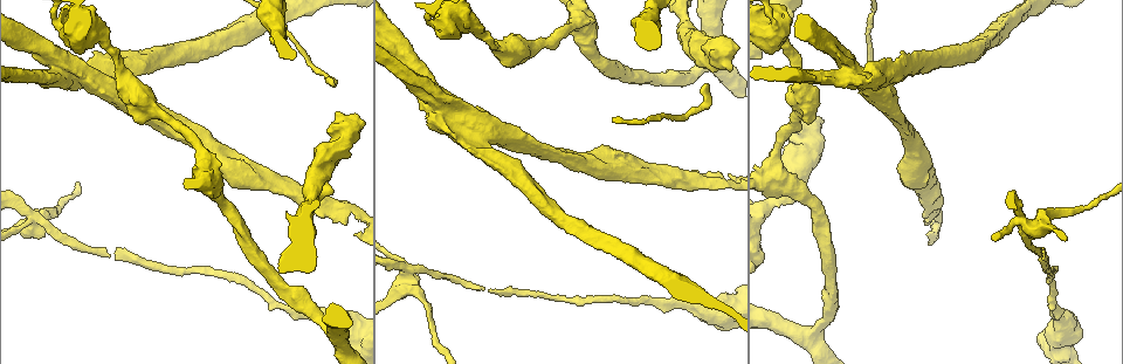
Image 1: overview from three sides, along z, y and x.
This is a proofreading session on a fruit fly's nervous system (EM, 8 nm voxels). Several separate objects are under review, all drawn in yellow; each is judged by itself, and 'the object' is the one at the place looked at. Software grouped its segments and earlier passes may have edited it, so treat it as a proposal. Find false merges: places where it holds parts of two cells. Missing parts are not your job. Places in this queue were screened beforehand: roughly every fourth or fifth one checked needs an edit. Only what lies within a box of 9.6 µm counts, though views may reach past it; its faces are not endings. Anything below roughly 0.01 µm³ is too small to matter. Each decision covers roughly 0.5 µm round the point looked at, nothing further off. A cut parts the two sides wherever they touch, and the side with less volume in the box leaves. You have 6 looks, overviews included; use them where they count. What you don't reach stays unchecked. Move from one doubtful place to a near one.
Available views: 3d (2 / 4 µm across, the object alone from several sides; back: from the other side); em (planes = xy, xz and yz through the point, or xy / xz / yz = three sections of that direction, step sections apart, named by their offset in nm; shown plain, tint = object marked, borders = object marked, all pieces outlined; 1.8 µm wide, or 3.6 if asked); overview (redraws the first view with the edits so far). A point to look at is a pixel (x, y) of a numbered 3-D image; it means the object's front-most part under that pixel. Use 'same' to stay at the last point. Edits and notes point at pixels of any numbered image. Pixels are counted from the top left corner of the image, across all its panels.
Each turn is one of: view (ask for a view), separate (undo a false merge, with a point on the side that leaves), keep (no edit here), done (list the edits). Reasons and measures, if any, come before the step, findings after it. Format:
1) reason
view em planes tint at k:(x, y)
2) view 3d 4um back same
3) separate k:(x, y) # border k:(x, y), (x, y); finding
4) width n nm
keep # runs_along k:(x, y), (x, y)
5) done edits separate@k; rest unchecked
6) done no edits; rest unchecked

thick turns thin
view em 3.6um planes plain at 1:(702, 308)

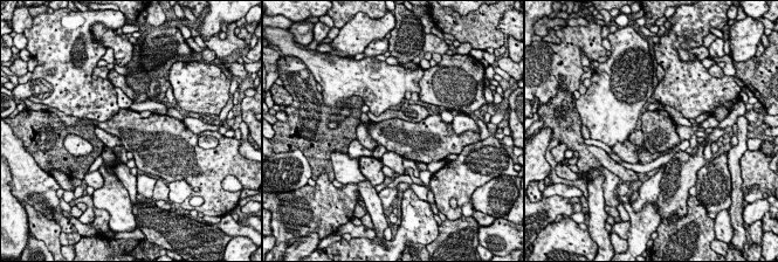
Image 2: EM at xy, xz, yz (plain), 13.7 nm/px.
where the object lies
view em 3.6um planes tint same

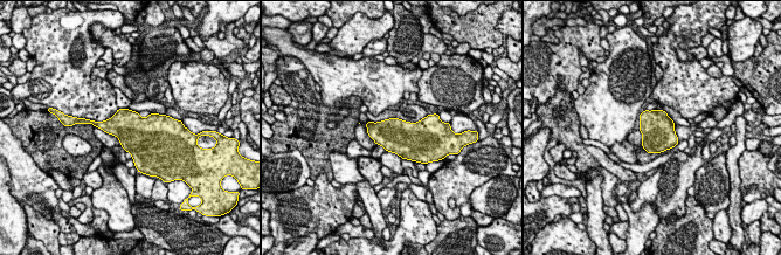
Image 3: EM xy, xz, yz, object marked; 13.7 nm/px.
keep # all the same cell

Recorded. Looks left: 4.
looks like a crossing
view 3d 2um at 1:(410, 285)

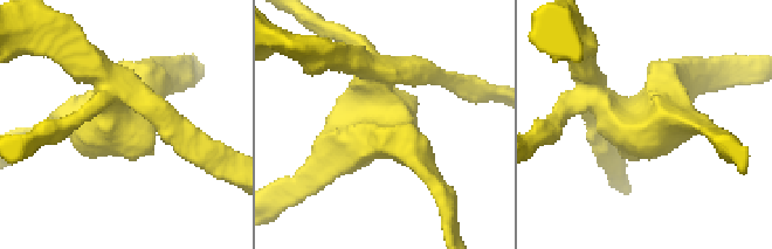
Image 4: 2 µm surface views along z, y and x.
now the EM
view em xy step 4 tint at 4:(388, 120)

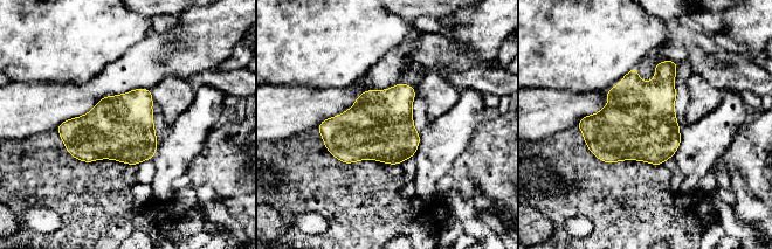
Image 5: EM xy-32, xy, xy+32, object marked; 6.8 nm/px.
view em planes borders same

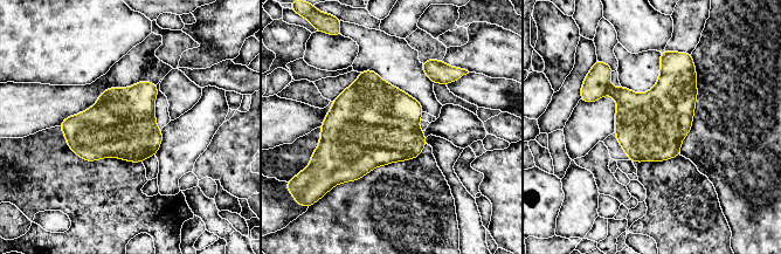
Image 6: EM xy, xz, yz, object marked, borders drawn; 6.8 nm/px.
width 460 nm
separate 6:(635, 111) # a second cell is stuck on

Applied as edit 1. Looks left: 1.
done edits separate@6; rest unchecked

